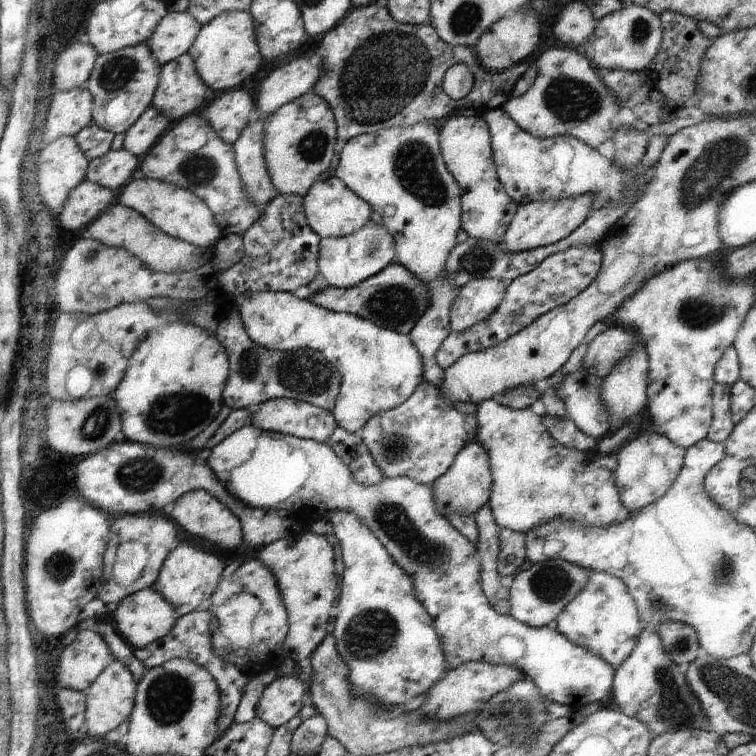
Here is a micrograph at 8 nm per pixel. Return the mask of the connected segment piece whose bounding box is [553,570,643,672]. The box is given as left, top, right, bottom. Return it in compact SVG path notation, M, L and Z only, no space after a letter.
M589 571L586 586L555 618L553 627L570 642L603 658L616 672L639 641L641 619L635 600L619 578L604 571Z

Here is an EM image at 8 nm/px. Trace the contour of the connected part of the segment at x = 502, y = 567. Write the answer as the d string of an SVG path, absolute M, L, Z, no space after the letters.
M510 529L499 530L501 545L497 569L501 577L512 577L527 561L524 535L524 533L517 533Z

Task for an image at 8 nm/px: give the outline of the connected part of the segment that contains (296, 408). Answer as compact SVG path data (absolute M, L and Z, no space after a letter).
M286 397L270 399L258 404L252 410L250 425L262 429L267 434L285 435L289 438L312 439L317 443L325 443L335 431L337 422L331 412L317 406Z

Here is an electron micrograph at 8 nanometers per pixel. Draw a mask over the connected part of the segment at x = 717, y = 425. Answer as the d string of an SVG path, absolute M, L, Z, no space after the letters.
M714 383L712 387L713 413L707 439L724 442L730 436L735 424L731 419L729 396L731 386Z

